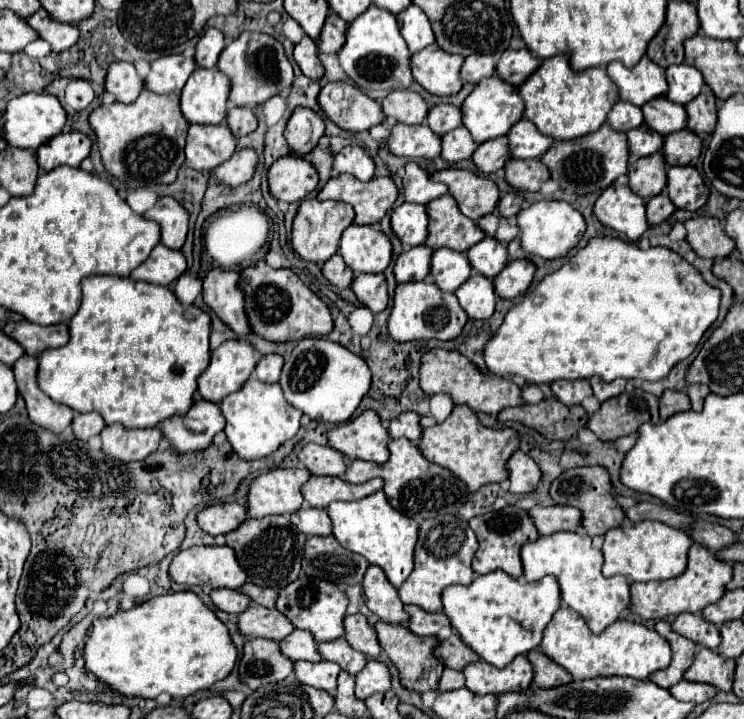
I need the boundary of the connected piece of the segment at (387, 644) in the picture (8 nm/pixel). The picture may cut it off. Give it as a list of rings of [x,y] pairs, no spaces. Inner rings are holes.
[[[377,622],[375,632],[377,632],[379,646],[389,656],[391,664],[399,670],[399,680],[401,680],[403,688],[417,692],[417,694],[423,694],[427,690],[437,690],[441,672],[443,672],[443,664],[439,664],[439,660],[435,660],[435,656],[431,656],[431,644],[435,644],[435,638],[411,636],[411,632],[407,632],[405,626],[393,626],[393,624],[385,624],[385,622]]]

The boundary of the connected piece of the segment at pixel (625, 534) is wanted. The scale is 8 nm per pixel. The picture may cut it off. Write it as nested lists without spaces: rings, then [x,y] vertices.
[[[637,522],[637,524],[623,524],[615,530],[605,534],[603,542],[603,576],[625,576],[631,582],[651,582],[651,580],[669,580],[677,578],[687,568],[687,550],[691,546],[691,536],[683,530],[671,528],[661,522]]]

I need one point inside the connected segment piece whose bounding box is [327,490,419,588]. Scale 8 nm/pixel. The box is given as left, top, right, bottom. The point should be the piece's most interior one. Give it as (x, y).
(369, 527)

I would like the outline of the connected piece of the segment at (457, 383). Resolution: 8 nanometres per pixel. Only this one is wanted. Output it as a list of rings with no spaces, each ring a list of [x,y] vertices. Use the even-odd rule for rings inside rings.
[[[433,348],[431,352],[423,354],[421,368],[419,368],[419,386],[423,388],[423,392],[427,396],[443,392],[443,394],[449,394],[455,404],[469,406],[475,412],[485,412],[485,414],[491,414],[491,416],[497,416],[503,408],[523,404],[519,386],[511,384],[505,378],[497,378],[497,376],[485,378],[477,370],[477,366],[473,366],[473,362],[469,362],[463,354],[449,352],[449,350],[443,350],[443,348]]]

